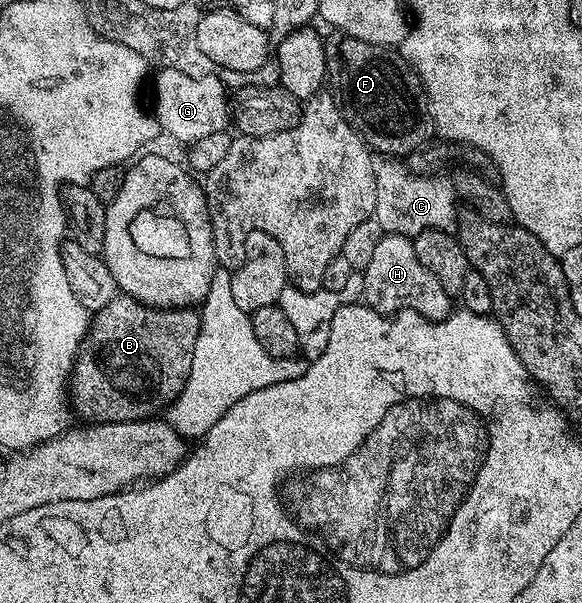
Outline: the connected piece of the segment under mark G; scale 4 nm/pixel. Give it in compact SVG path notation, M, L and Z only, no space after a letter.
M167 67L161 68L157 72L158 76L154 79L154 107L152 106L153 114L156 116L158 120L158 126L161 128L163 132L166 131L171 135L174 139L179 139L183 145L189 145L195 143L196 141L200 141L200 137L208 137L208 133L216 133L217 131L225 131L227 130L228 124L232 119L232 107L228 102L228 95L226 99L226 87L221 83L220 80L217 79L214 75L202 75L203 73L195 73L193 75L189 75L188 73L184 73L180 69L168 69Z

